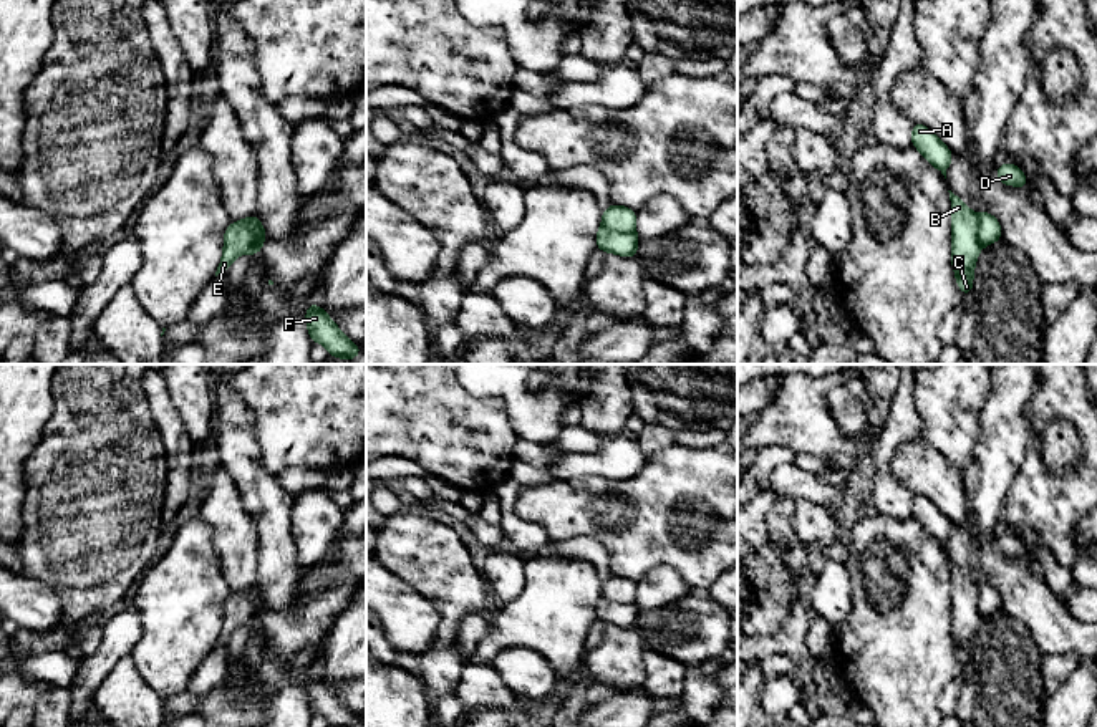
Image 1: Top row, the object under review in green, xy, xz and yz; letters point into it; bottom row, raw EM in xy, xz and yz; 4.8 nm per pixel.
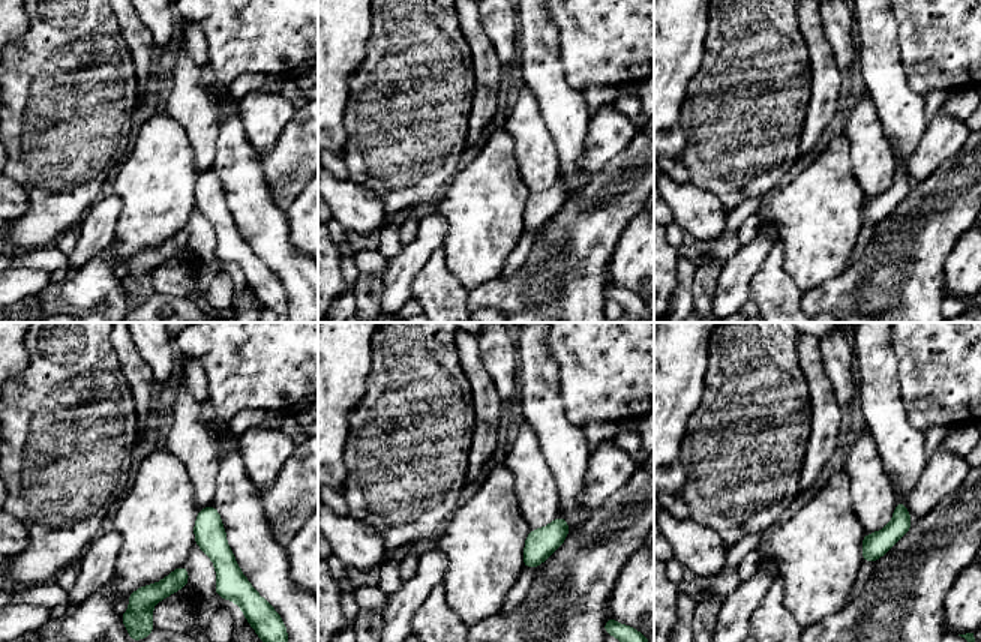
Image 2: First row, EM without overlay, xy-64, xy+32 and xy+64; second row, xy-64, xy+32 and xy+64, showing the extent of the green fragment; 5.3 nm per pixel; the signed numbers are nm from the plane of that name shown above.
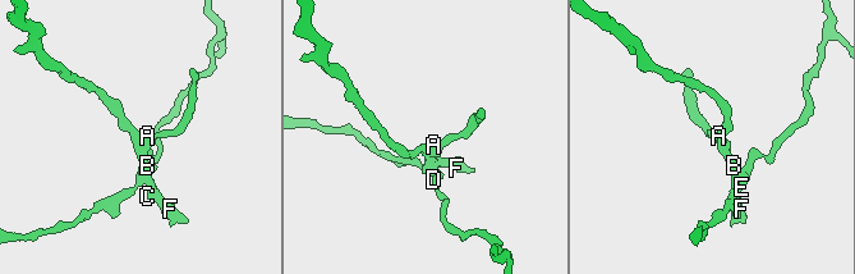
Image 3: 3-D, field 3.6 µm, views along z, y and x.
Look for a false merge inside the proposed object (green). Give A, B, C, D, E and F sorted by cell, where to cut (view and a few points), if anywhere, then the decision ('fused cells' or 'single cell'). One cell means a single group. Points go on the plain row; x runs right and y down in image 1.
A B C F / D E | xz (604, 595), (608, 600), (633, 605) | fused cells

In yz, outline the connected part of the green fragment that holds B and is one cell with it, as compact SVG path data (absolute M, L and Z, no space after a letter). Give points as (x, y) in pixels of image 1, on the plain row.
M951 561L951 634L956 654L964 666L973 662L974 636L981 621L978 613L979 588Z

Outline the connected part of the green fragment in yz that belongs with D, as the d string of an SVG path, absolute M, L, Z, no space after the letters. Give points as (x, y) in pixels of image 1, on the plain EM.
M1004 533L1003 537L999 537L996 540L996 546L1004 556L1016 556L1016 558L1027 558L1029 556L1022 542L1011 533Z

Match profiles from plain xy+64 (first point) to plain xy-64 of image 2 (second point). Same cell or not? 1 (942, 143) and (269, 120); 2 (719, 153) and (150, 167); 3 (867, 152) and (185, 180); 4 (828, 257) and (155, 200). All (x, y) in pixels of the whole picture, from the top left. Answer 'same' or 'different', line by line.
1: same
2: different
3: different
4: same

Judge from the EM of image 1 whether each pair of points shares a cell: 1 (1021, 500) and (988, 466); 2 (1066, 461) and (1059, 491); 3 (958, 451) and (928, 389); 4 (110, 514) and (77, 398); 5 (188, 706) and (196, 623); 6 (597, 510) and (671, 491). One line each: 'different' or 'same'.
1: different
2: different
3: same
4: same
5: different
6: same

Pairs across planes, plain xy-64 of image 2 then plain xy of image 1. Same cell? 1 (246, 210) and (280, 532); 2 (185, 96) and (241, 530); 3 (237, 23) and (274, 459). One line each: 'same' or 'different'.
1: same
2: same
3: same

